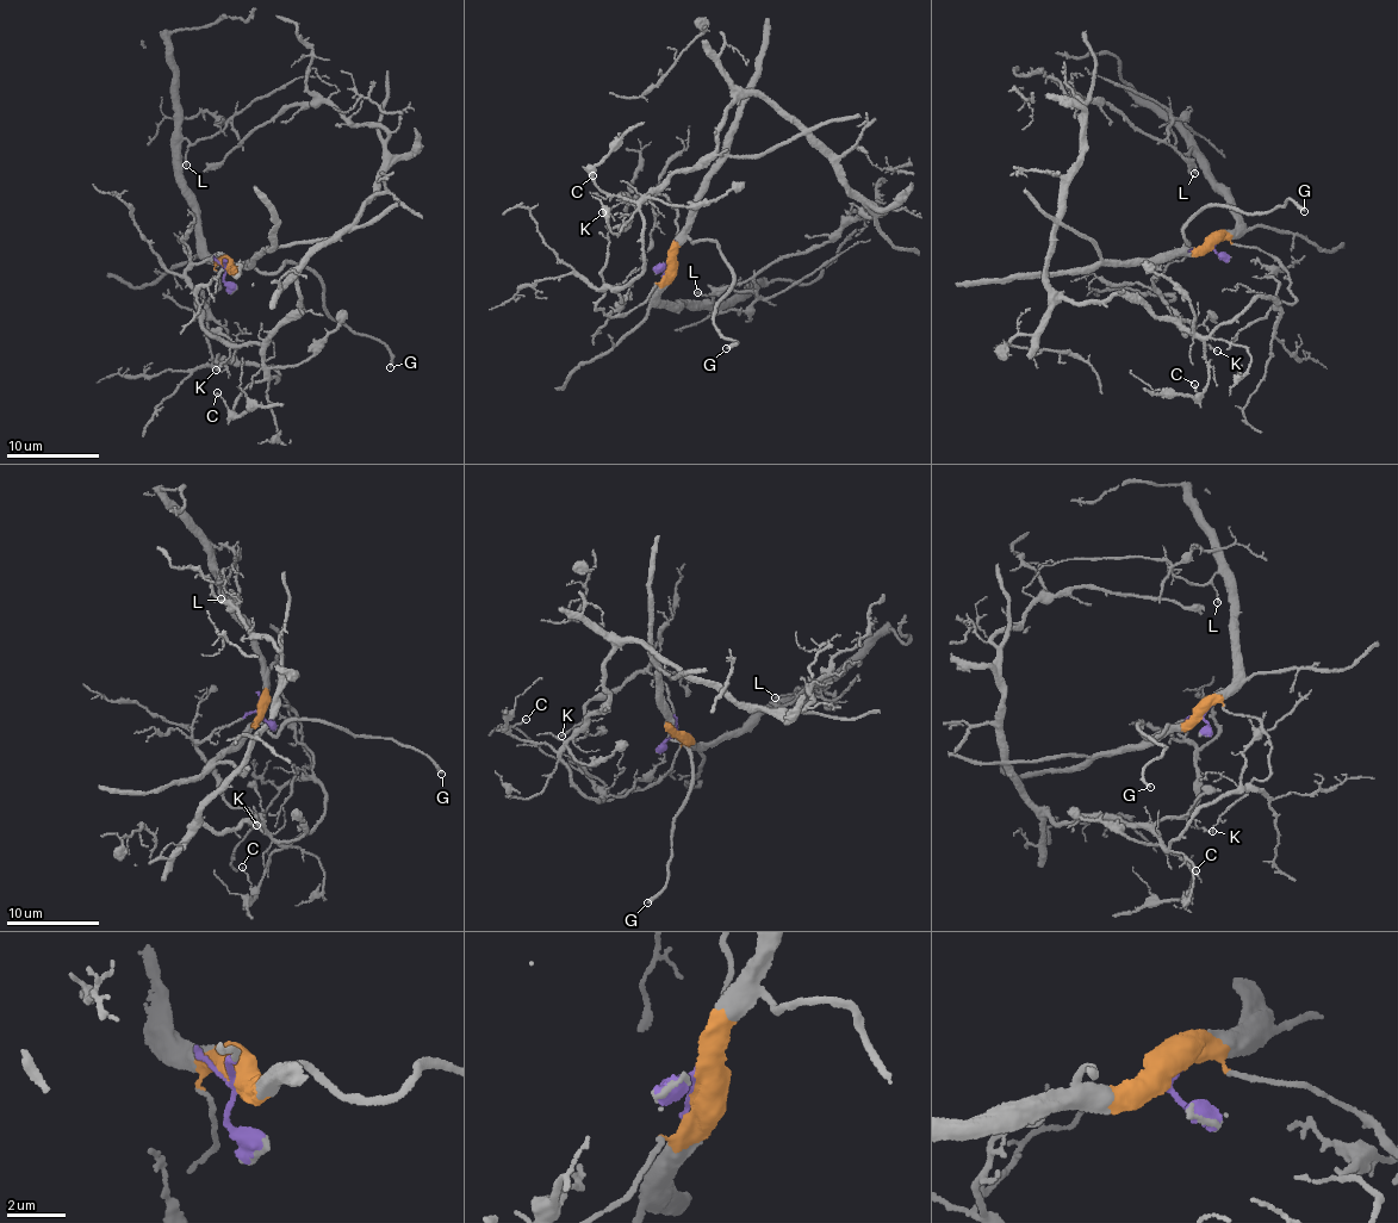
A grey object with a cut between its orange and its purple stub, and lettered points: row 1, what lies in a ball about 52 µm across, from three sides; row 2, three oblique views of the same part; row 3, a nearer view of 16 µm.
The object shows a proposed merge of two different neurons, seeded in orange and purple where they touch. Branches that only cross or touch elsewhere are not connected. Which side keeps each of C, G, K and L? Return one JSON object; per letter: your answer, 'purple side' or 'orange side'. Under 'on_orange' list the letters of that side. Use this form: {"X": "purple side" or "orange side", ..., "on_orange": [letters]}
{"C": "purple side", "G": "orange side", "K": "purple side", "L": "orange side", "on_orange": ["G", "L"]}

